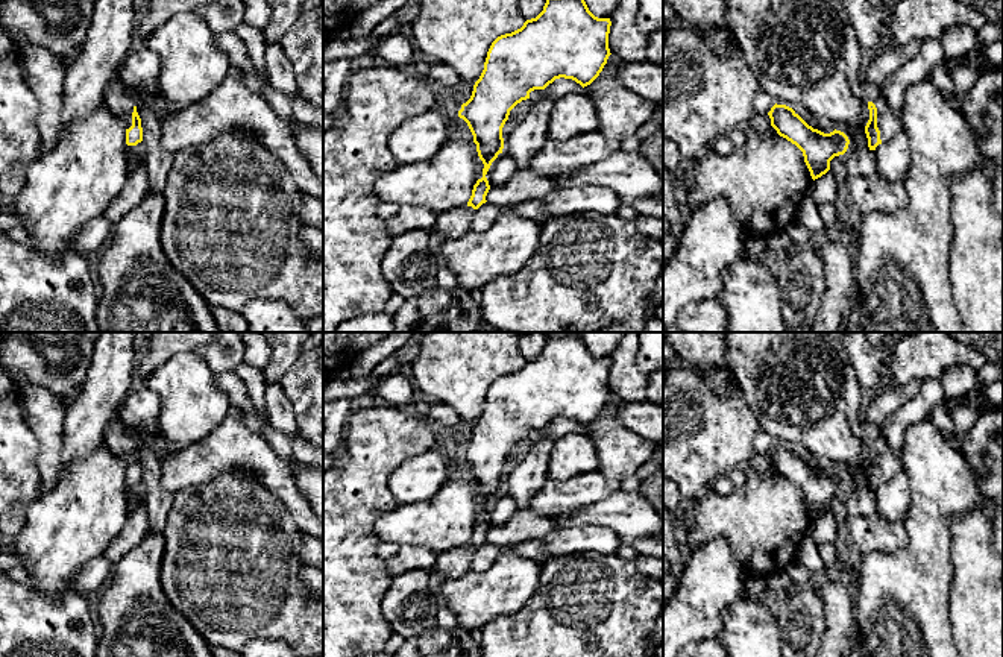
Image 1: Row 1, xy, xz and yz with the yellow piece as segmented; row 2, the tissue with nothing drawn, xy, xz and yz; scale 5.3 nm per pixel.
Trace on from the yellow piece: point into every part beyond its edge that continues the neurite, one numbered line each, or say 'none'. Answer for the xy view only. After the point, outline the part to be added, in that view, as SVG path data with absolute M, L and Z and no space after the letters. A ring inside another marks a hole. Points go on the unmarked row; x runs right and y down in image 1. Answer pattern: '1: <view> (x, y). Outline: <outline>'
1: xy (122, 445). Outline: M112 422L105 434L106 446L117 455L123 457L126 467L132 466L132 452L135 442L123 432L123 422Z

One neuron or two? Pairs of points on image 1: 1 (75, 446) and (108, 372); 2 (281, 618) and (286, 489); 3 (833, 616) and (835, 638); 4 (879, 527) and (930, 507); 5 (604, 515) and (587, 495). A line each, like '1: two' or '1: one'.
1: one
2: two
3: one
4: two
5: two

